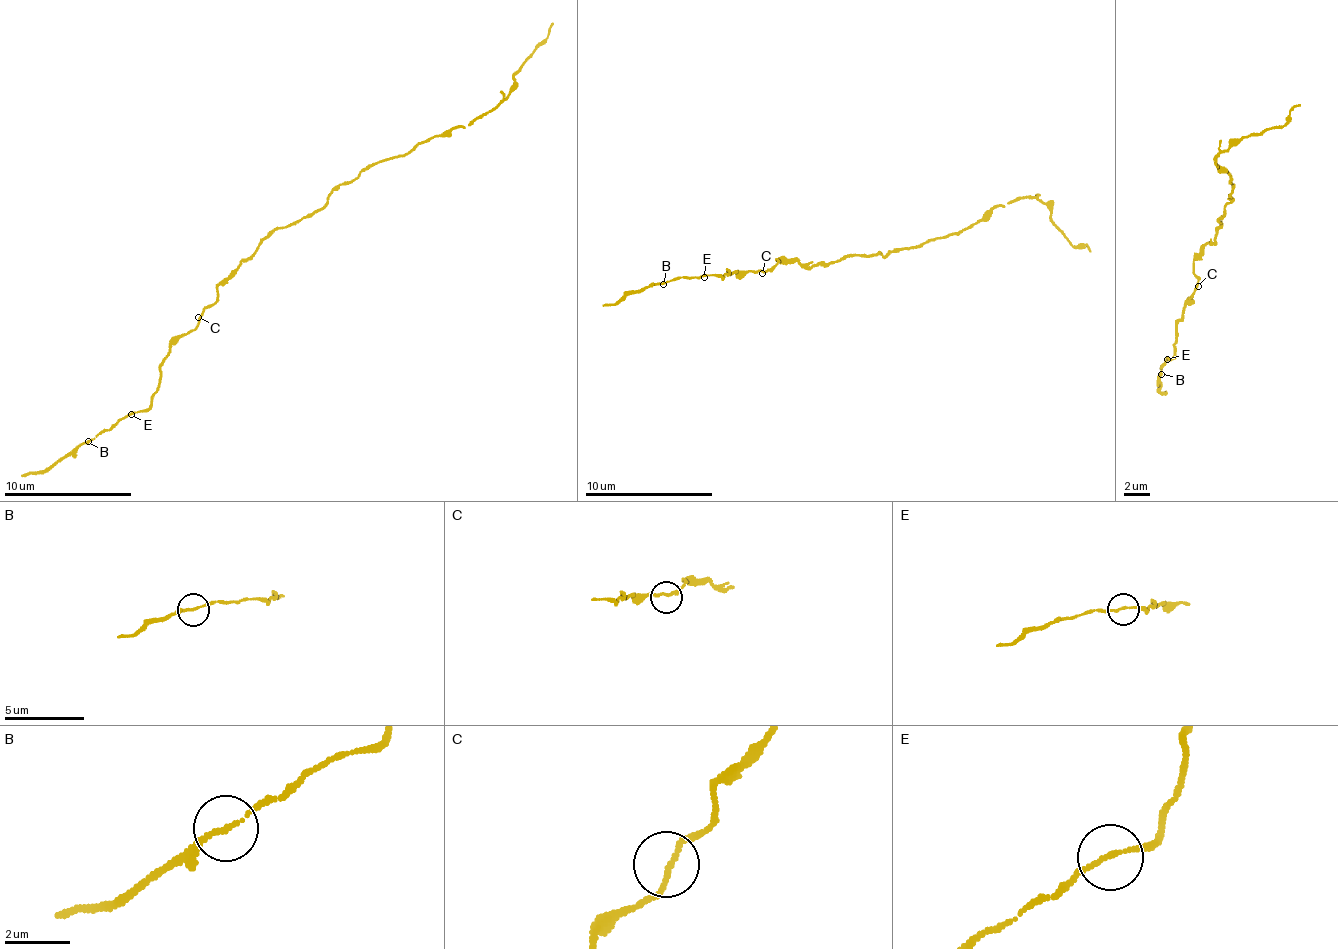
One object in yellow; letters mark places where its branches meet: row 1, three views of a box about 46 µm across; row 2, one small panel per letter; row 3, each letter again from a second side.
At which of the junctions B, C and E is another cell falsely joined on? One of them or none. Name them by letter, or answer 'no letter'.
B

